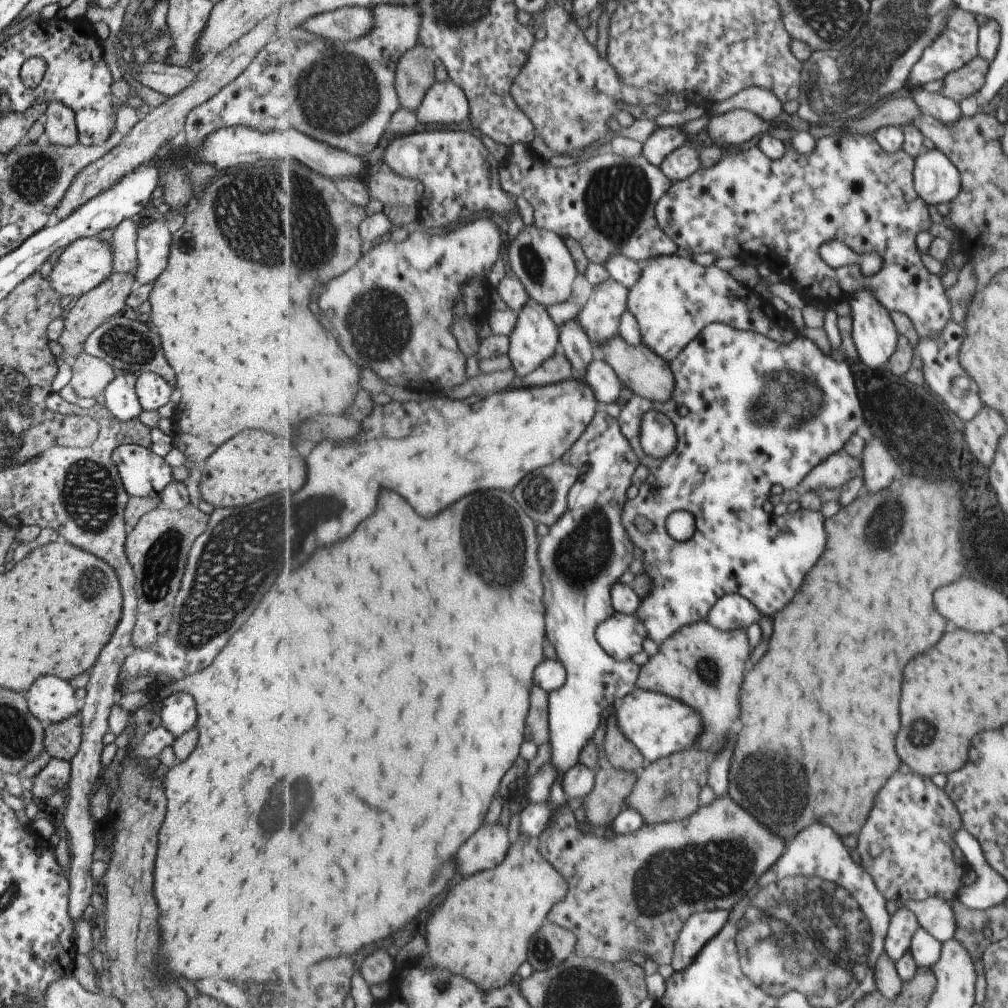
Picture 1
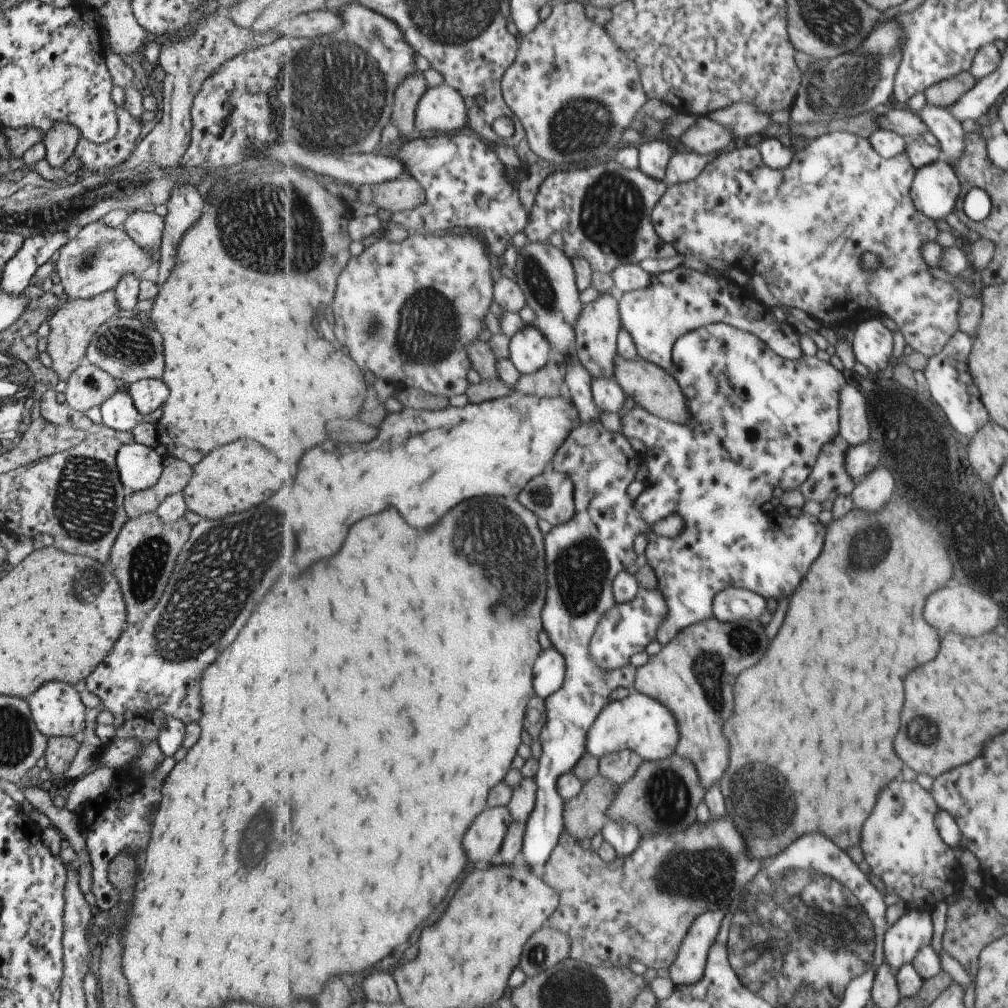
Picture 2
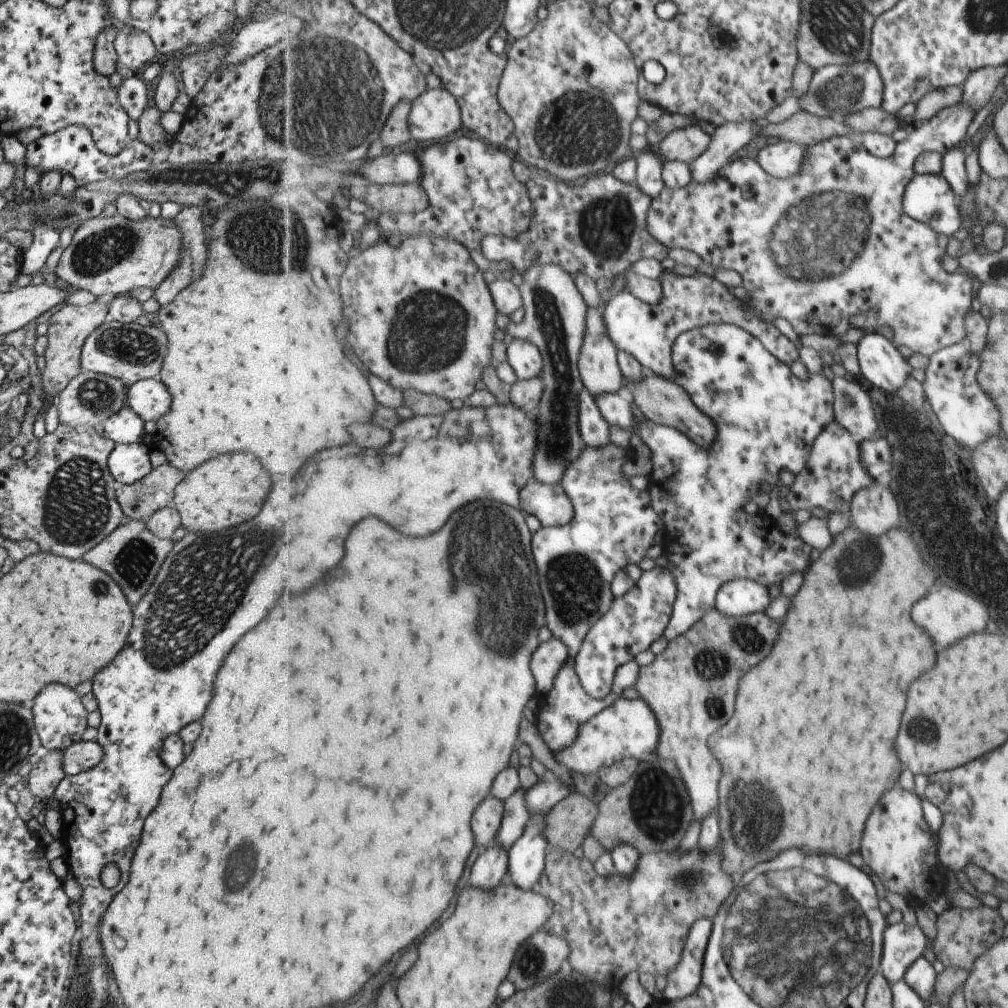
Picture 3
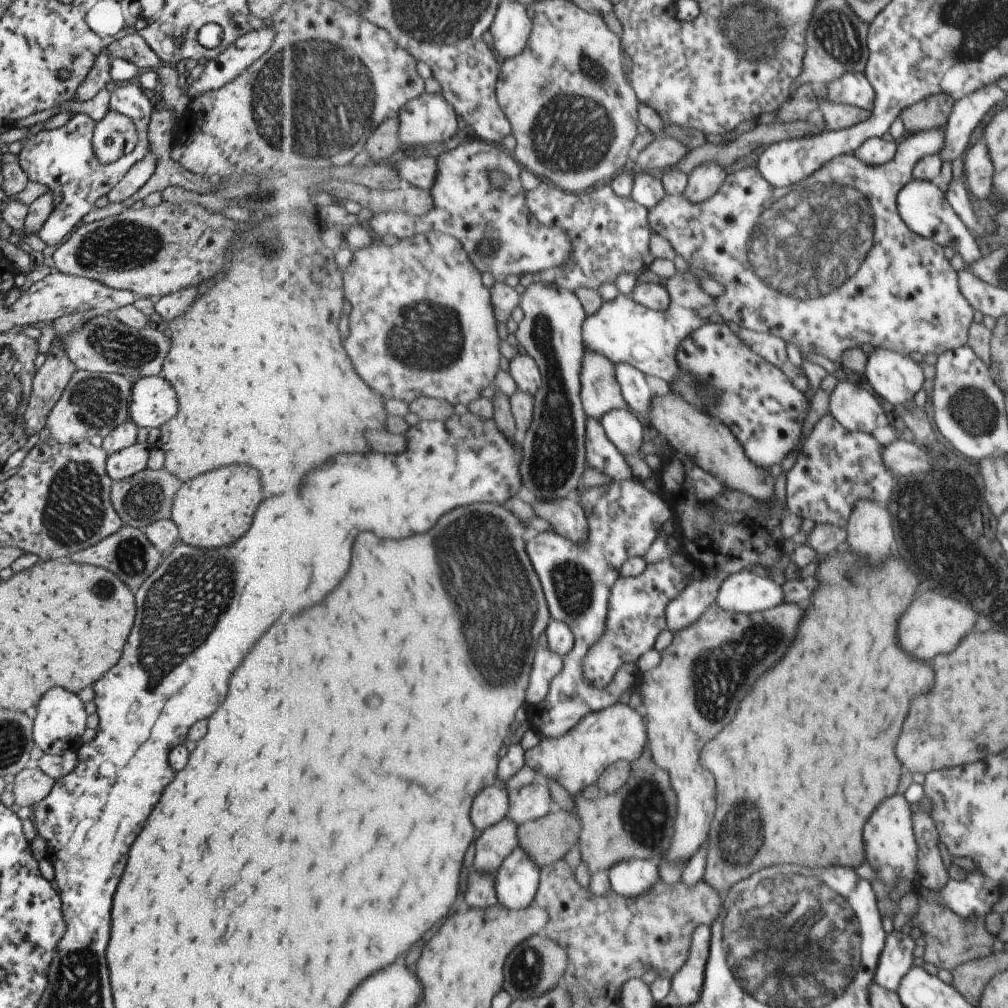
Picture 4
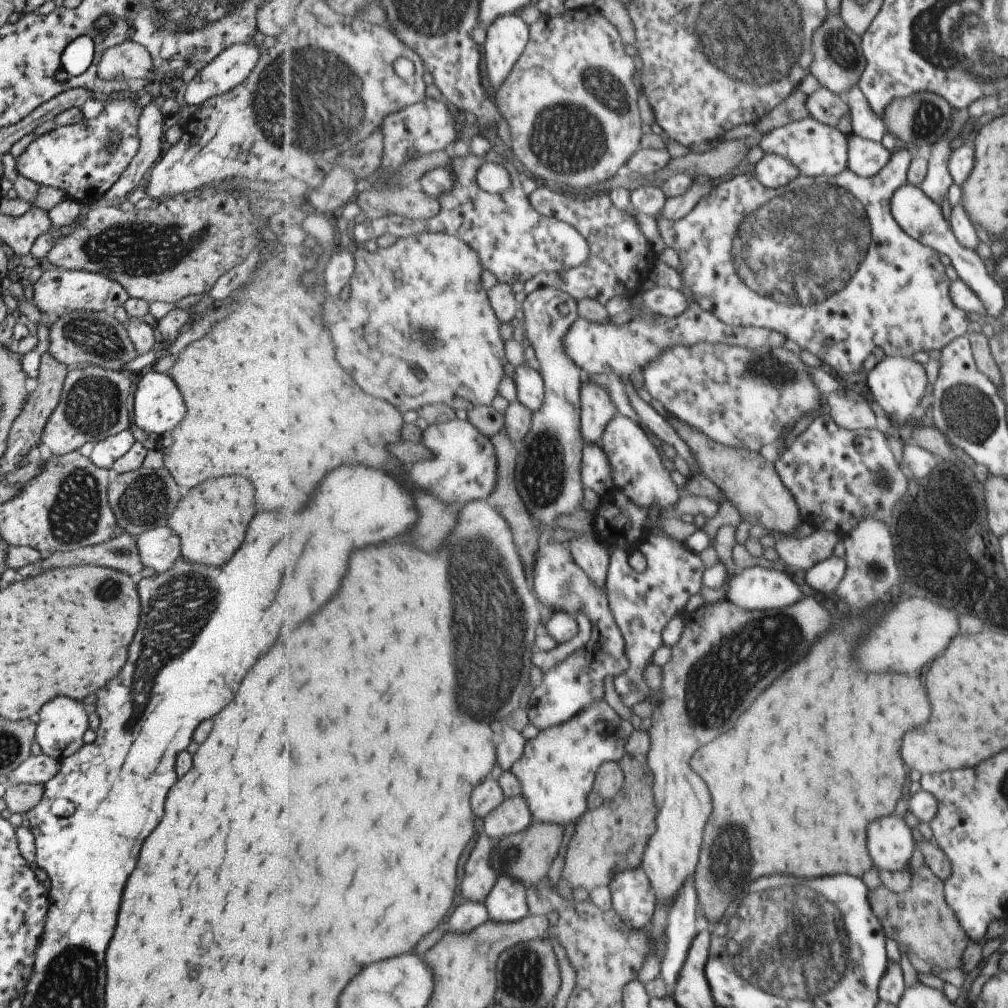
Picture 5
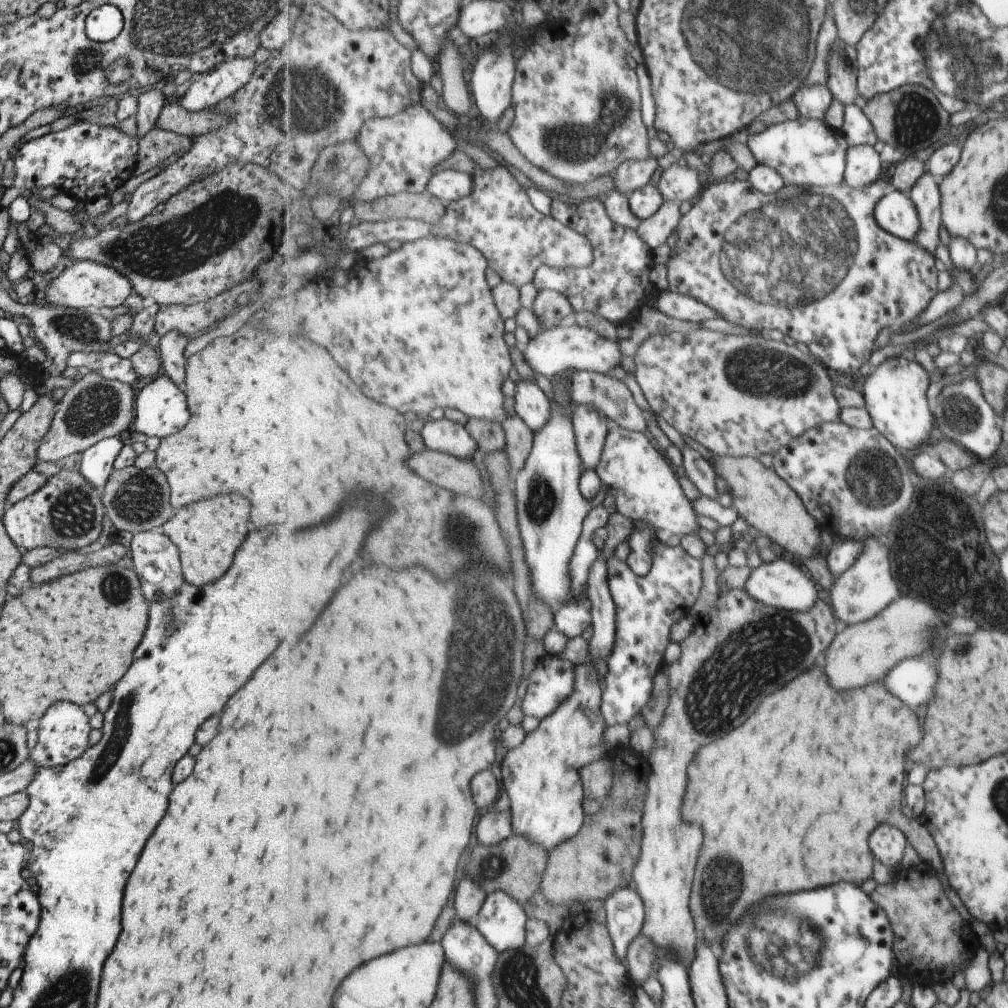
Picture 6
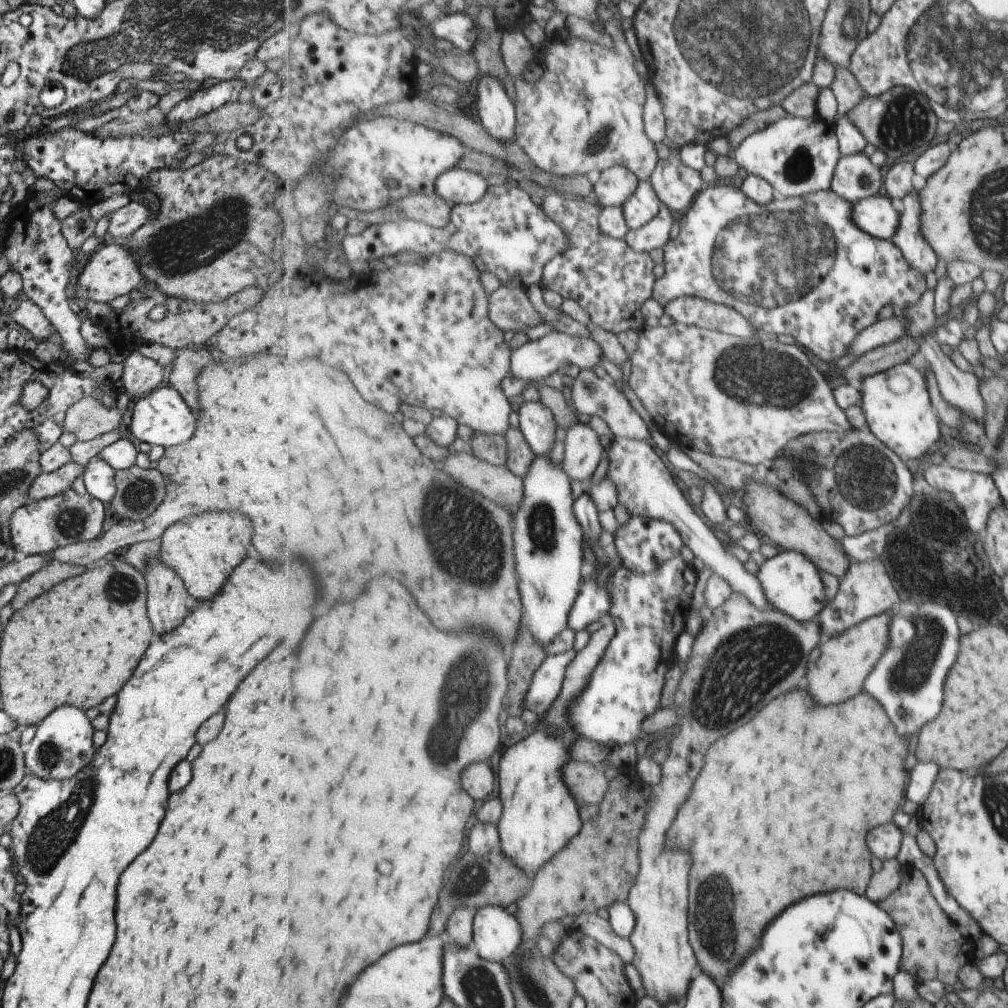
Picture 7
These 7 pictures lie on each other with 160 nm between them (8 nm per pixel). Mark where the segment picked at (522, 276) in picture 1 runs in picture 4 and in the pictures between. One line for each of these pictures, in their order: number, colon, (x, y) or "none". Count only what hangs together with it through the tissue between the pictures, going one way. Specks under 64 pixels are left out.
2: (546, 274)
3: (555, 319)
4: (554, 460)

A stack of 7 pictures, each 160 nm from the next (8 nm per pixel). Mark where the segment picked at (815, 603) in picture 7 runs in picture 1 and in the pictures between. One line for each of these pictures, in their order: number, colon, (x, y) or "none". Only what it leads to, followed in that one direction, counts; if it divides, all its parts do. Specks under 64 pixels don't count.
1: (733, 611)
2: (733, 604)
3: (740, 597)
4: (748, 592)
5: (757, 588)
6: (781, 584)

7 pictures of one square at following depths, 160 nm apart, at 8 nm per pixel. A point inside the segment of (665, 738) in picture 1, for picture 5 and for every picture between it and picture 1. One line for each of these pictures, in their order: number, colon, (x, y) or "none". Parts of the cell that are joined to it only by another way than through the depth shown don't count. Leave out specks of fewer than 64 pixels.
2: (639, 722)
3: (628, 728)
4: (577, 760)
5: (558, 769)

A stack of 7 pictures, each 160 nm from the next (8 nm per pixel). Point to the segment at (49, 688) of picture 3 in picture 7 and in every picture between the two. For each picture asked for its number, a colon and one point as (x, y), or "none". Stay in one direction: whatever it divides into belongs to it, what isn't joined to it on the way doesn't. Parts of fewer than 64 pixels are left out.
4: (60, 720)
5: (62, 721)
6: (63, 730)
7: (62, 744)

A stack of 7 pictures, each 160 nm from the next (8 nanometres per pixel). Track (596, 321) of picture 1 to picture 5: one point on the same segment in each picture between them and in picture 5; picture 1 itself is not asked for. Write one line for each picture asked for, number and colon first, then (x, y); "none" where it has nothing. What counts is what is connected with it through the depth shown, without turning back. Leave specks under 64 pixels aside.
2: (597, 329)
3: (601, 372)
4: (601, 390)
5: (598, 409)

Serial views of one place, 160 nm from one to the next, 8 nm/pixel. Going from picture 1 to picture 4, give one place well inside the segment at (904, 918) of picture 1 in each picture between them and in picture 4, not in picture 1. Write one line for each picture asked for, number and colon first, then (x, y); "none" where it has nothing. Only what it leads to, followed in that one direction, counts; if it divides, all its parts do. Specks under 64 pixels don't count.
2: (902, 941)
3: (904, 943)
4: (897, 959)

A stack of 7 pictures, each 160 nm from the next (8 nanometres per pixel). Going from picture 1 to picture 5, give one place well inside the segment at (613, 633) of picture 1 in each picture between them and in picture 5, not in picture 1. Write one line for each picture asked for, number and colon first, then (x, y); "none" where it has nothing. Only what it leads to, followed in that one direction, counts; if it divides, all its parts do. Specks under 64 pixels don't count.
2: (627, 629)
3: (636, 620)
4: (637, 615)
5: (643, 604)

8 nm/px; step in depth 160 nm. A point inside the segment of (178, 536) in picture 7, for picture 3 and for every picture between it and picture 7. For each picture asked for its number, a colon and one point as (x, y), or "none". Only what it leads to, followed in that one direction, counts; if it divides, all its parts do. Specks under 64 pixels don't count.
3: (230, 489)
4: (211, 510)
5: (210, 520)
6: (207, 532)

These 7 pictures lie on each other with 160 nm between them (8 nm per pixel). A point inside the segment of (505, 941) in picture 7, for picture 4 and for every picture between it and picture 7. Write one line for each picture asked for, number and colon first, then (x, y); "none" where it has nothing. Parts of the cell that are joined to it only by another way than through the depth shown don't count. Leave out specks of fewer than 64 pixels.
4: (517, 882)
5: (507, 902)
6: (503, 919)

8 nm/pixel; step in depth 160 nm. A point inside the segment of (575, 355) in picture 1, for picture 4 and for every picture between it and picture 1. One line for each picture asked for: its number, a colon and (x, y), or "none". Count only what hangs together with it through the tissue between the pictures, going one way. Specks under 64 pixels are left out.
2: (579, 379)
3: (595, 429)
4: (602, 454)

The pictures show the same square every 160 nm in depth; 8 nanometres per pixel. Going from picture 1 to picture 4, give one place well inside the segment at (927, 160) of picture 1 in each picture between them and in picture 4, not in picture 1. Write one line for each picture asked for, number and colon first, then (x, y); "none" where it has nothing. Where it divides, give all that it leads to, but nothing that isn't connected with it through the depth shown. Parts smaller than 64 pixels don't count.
2: (935, 192)
3: (929, 198)
4: (923, 206)

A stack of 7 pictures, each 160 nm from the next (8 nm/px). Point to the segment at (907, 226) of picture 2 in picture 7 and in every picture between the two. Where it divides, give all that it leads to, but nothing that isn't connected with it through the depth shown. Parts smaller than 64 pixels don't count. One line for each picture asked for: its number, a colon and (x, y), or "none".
3: (841, 222)
4: (835, 243)
5: (832, 243)
6: (836, 272)
7: (826, 280)

